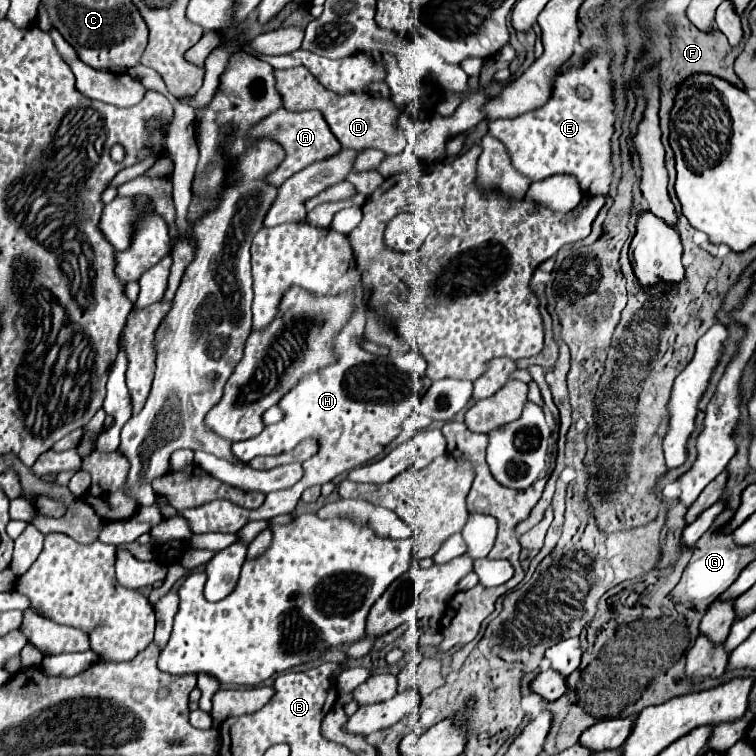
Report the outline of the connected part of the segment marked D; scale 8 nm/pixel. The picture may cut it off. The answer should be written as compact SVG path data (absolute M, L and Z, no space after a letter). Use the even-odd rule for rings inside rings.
M291 68L291 70L275 70L277 92L283 100L285 110L303 112L303 110L319 110L327 120L335 138L343 144L343 148L377 148L385 154L399 154L407 146L407 136L397 128L399 108L391 100L373 98L365 92L353 94L337 94L327 90L323 84L307 68Z

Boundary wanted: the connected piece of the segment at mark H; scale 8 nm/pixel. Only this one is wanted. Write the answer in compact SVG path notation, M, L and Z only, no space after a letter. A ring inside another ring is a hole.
M357 308L349 324L335 340L337 362L317 374L307 376L289 394L285 394L285 398L281 398L279 408L285 412L281 422L267 426L253 440L231 444L233 456L247 464L255 456L277 456L293 450L301 440L317 438L319 452L313 460L303 463L303 478L291 488L268 493L263 506L257 510L247 510L227 500L213 500L205 506L181 510L179 514L189 522L193 534L239 532L251 520L269 520L279 514L293 512L303 490L313 484L325 484L335 476L365 464L381 454L383 448L399 436L401 424L419 410L421 398L431 386L431 380L425 374L427 362L419 352L377 356L363 350L361 340L365 340L365 310Z

